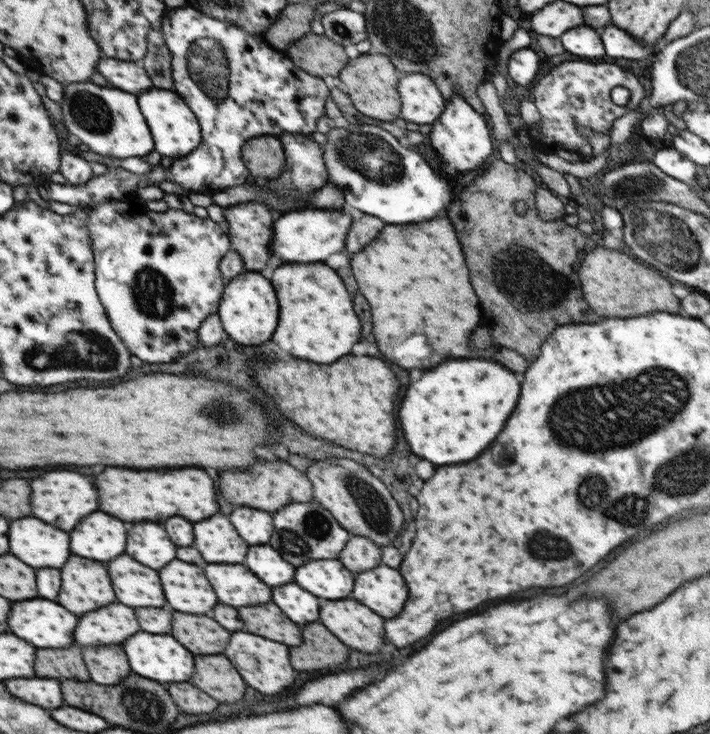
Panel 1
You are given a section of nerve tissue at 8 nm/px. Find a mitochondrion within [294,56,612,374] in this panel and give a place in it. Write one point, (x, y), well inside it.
(514, 266)

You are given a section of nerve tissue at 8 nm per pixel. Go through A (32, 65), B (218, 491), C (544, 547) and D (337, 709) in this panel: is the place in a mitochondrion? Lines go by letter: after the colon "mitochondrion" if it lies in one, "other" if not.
A: other
B: other
C: mitochondrion
D: other

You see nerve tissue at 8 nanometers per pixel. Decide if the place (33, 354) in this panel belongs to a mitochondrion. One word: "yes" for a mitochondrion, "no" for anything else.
yes

